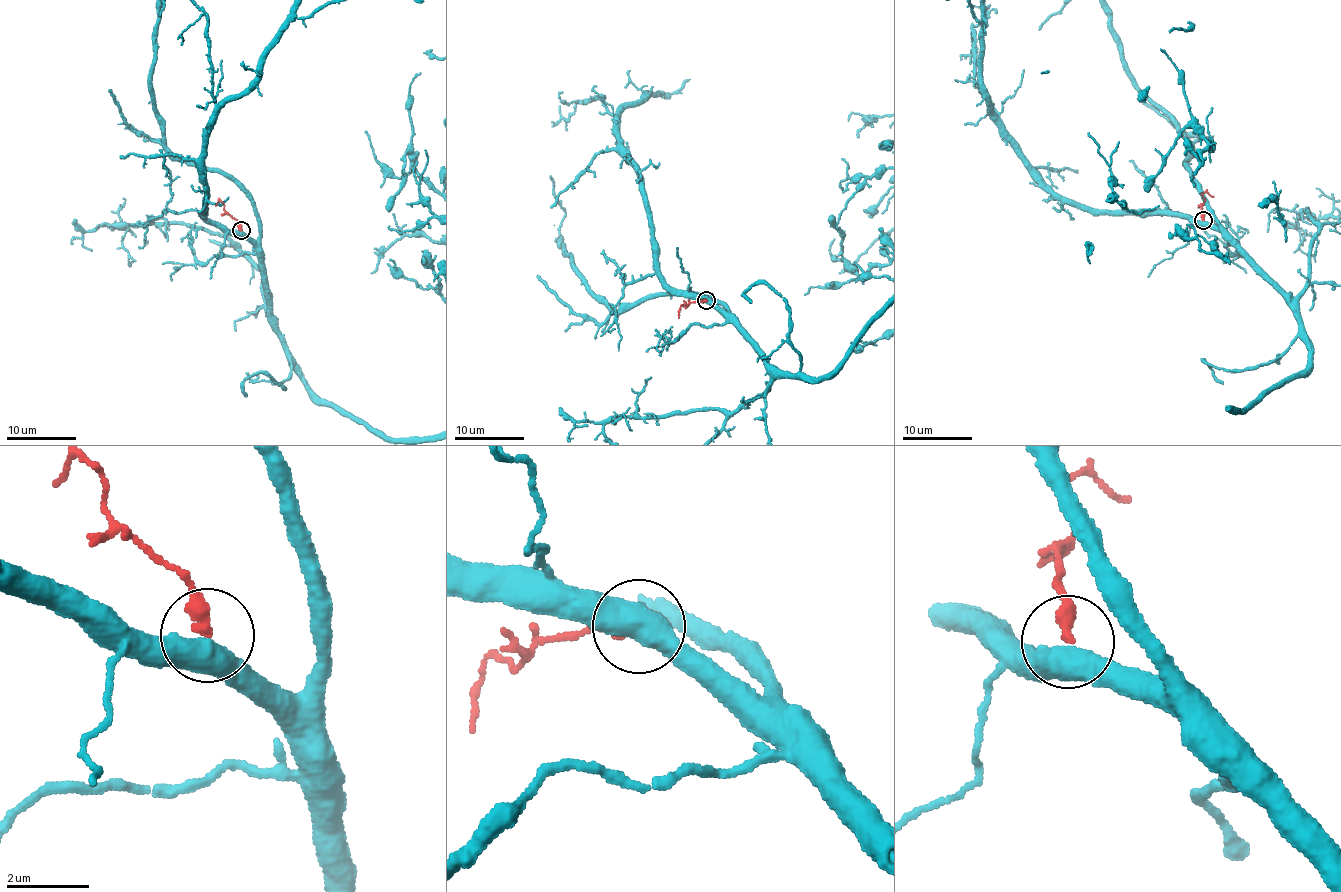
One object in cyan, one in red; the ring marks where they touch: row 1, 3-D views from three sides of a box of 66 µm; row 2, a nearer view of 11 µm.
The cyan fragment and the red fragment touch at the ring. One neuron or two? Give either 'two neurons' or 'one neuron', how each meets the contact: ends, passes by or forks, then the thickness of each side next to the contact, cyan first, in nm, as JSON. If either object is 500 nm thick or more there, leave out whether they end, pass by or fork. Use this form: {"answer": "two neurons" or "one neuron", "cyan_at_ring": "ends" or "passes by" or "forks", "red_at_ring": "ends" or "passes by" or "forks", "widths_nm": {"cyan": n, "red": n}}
{"answer": "two neurons", "widths_nm": {"cyan": 550, "red": 340}}

